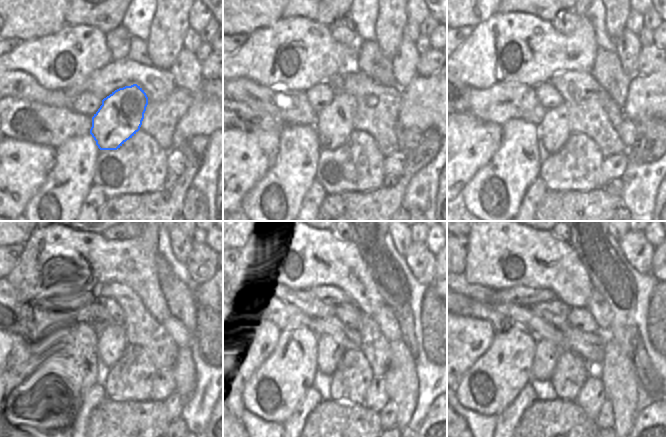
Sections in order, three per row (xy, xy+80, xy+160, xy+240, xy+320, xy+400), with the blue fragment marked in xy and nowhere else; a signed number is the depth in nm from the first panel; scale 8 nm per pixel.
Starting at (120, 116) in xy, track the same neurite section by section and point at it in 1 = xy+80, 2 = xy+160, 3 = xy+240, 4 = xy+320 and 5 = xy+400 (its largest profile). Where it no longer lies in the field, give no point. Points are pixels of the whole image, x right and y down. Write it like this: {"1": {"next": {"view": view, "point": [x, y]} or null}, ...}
{"1": {"next": {"view": "xy+80", "point": [334, 125]}}, "2": {"next": {"view": "xy+160", "point": [554, 131]}}, "3": {"next": {"view": "xy+240", "point": [103, 357]}}, "4": {"next": {"view": "xy+320", "point": [330, 352]}}, "5": {"next": {"view": "xy+400", "point": [547, 354]}}}

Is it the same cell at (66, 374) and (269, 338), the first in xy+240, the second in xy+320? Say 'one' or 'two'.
two

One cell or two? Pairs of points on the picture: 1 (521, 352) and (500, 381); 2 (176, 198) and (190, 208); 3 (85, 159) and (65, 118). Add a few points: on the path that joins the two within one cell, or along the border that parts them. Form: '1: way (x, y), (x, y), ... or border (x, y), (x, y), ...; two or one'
1: way (514, 359), (500, 374); one
2: border (191, 187), (186, 193), (181, 210); two
3: border (89, 133), (69, 137), (56, 148); two

